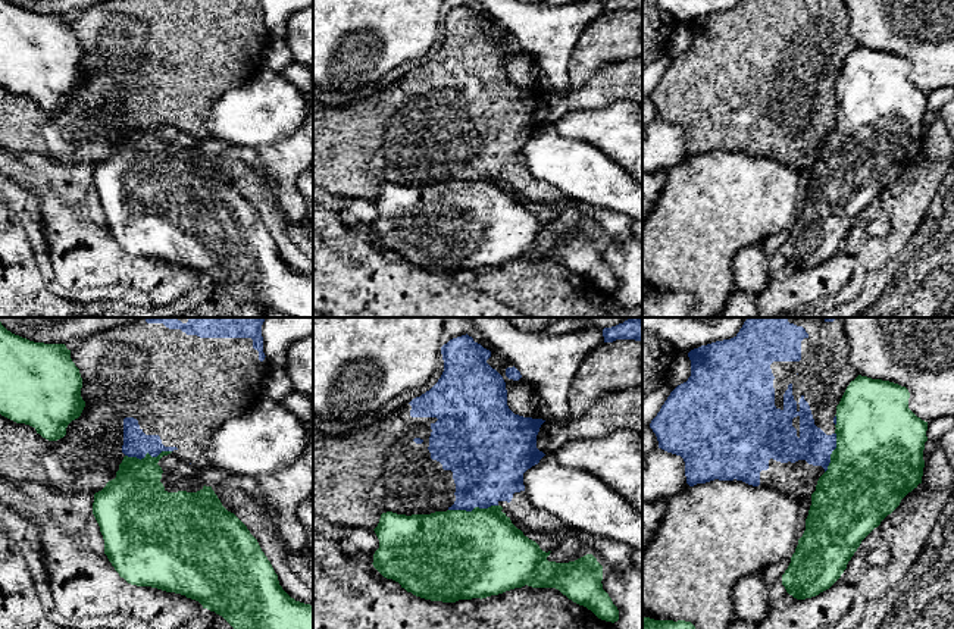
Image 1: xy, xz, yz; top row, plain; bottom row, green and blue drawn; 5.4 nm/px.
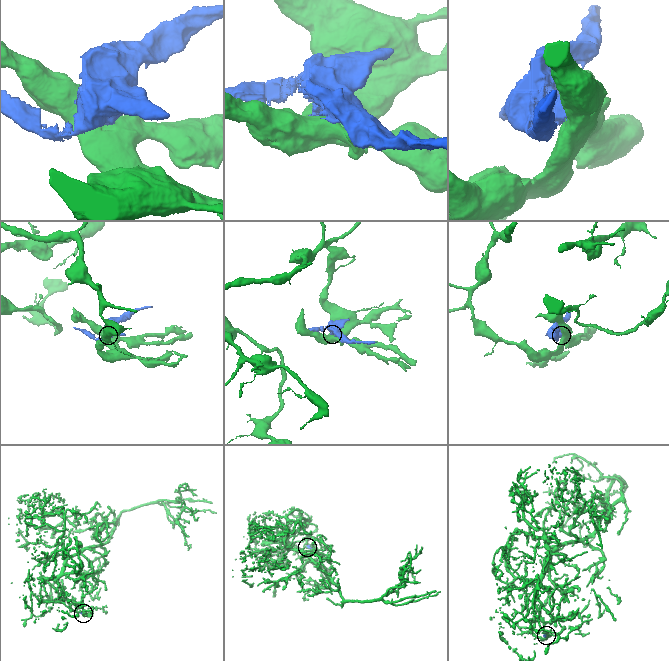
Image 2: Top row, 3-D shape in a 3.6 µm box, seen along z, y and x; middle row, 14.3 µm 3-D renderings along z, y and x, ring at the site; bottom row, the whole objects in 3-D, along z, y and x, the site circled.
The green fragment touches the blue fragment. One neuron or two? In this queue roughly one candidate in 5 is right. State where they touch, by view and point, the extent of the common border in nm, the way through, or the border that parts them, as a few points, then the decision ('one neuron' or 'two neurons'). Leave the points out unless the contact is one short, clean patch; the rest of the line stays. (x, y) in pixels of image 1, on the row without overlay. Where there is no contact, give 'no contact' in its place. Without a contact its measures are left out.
contact xz (474, 180); length 280 nm; border xz (497, 175), (471, 181), (449, 181); two neurons

